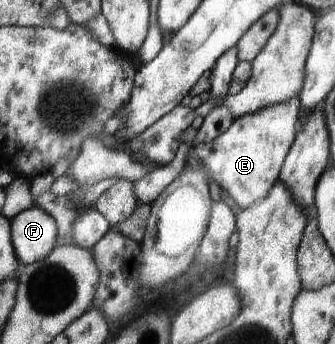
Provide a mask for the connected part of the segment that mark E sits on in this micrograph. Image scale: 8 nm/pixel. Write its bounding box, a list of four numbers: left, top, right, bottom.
[193,97,302,209]

